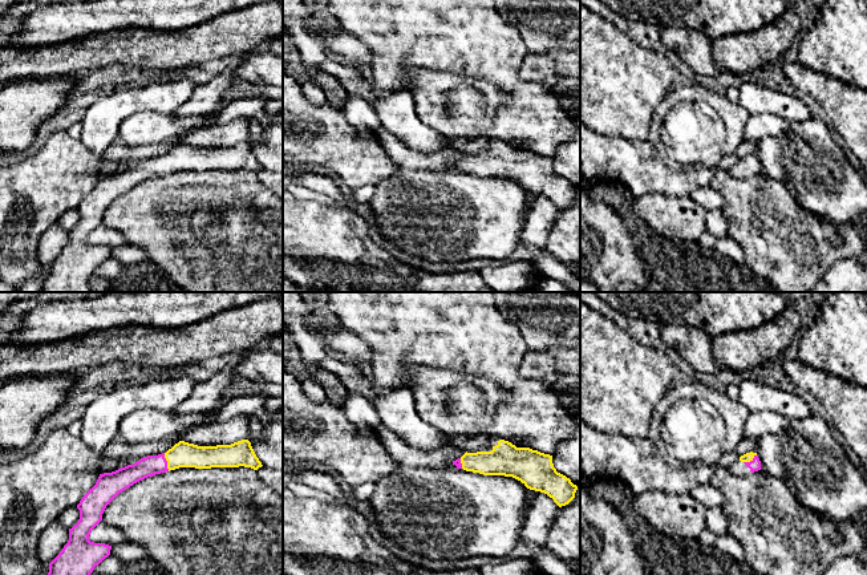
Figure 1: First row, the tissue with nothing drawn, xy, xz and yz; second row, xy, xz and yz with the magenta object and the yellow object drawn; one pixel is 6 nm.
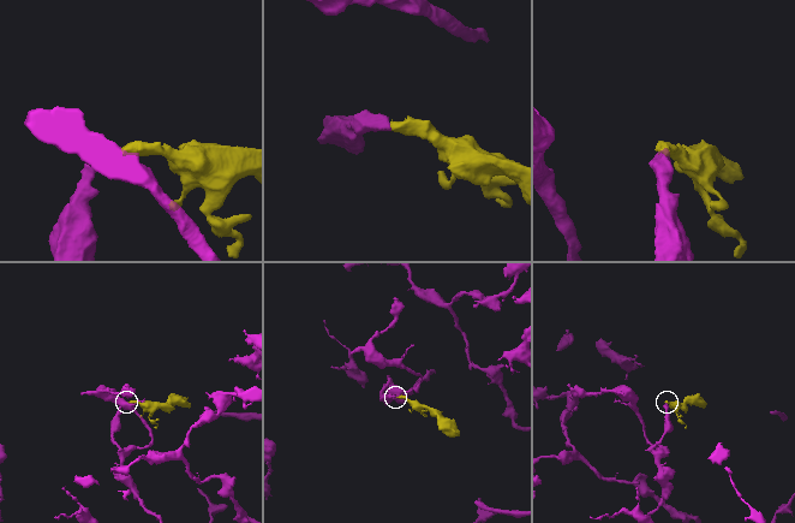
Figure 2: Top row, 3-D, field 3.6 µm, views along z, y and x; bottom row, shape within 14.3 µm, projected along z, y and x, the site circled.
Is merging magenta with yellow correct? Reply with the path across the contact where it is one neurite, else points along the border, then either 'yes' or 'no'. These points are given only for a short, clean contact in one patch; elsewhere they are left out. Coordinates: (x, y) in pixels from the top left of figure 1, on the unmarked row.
across xy (150, 167), (166, 165), (182, 157) | yes

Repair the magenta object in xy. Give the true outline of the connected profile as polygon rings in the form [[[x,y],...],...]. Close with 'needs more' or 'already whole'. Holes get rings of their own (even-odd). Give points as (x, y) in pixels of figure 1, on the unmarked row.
[[[248,142],[216,149],[198,149],[179,143],[166,155],[147,158],[133,167],[100,177],[96,187],[77,207],[80,222],[69,231],[68,246],[49,266],[49,275],[40,292],[93,292],[90,276],[110,258],[112,248],[90,244],[89,238],[102,223],[106,208],[134,186],[179,170],[239,169],[254,173],[263,169]]] | needs more

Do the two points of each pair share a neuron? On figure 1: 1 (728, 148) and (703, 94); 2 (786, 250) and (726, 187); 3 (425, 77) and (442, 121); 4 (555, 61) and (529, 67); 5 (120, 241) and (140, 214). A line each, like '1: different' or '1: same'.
1: same
2: same
3: same
4: same
5: different

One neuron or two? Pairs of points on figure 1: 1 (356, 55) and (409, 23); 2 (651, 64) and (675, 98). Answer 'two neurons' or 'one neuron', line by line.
1: two neurons
2: two neurons

